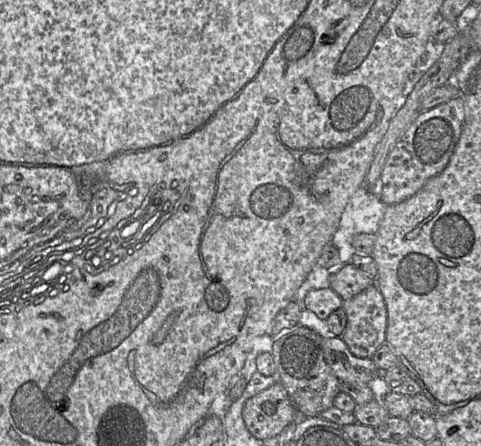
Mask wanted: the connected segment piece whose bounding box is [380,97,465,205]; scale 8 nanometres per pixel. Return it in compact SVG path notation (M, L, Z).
M454 98L422 111L390 152L381 173L381 201L386 205L414 196L432 177L448 165L459 141L465 118L464 101Z

